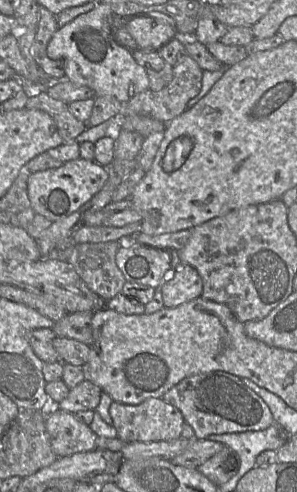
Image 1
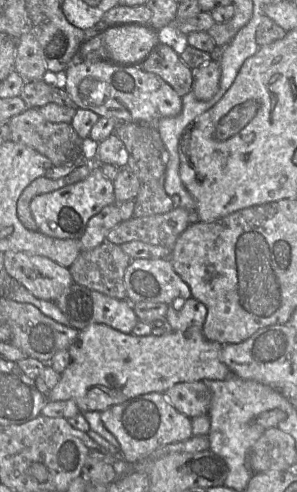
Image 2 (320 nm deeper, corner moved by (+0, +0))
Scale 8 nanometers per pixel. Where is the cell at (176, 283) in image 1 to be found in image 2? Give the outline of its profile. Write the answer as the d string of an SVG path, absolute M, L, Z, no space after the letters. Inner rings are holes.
M193 297L187 300L177 298L174 303L168 307L166 320L173 331L185 332L191 326L202 328L206 316L207 308L202 302ZM175 303L180 306L181 309L176 309L174 306Z

